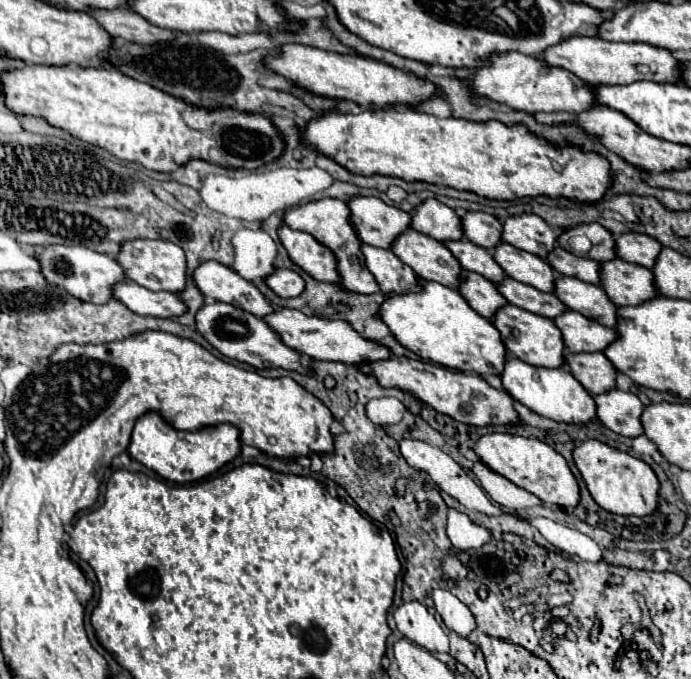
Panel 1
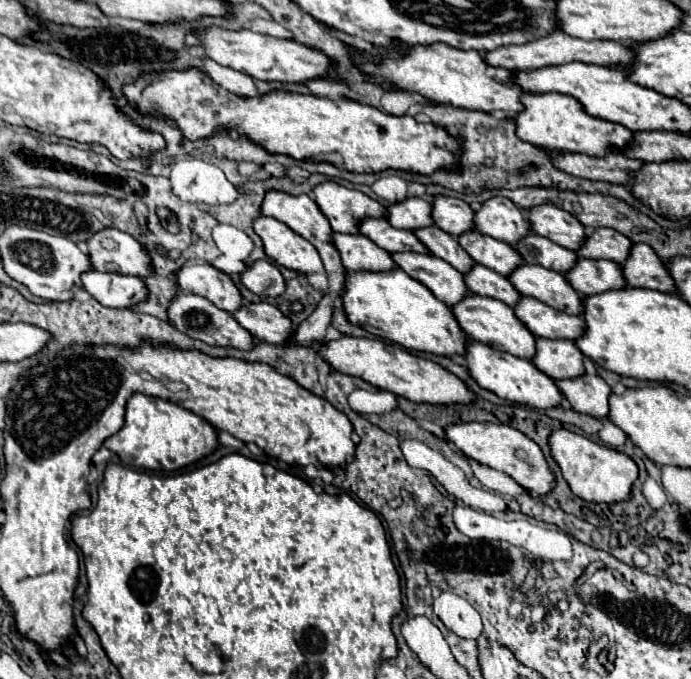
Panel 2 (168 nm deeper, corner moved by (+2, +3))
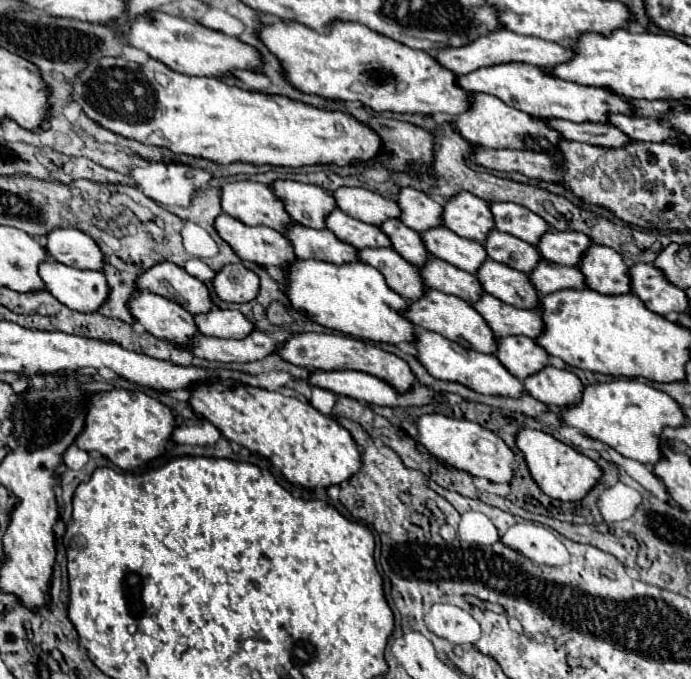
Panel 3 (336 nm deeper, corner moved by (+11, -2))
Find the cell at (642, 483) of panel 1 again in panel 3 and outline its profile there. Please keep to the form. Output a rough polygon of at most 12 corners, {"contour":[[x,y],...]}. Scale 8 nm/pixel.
{"contour":[[526,427],[516,445],[546,495],[580,501],[596,461]]}

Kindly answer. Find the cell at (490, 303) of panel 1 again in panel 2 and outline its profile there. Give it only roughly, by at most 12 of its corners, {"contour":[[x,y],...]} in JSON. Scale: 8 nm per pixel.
{"contour":[[419,252],[391,258],[433,296],[453,306],[469,294],[463,274]]}

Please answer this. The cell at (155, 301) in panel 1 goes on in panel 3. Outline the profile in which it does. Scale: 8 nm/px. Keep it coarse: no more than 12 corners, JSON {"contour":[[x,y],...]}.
{"contour":[[40,265],[46,289],[74,311],[108,301],[104,273]]}

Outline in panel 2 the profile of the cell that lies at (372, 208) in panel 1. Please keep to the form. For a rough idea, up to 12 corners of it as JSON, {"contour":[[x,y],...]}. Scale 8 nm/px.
{"contour":[[331,180],[313,198],[335,232],[387,216],[381,202]]}

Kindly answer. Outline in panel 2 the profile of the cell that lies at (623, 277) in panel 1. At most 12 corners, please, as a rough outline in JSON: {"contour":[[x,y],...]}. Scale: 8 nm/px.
{"contour":[[579,258],[565,278],[583,296],[625,286],[621,266]]}

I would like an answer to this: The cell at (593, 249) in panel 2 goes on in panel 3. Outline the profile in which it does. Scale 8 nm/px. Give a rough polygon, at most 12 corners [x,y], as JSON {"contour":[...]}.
{"contour":[[548,231],[538,245],[546,261],[580,265],[592,239]]}

